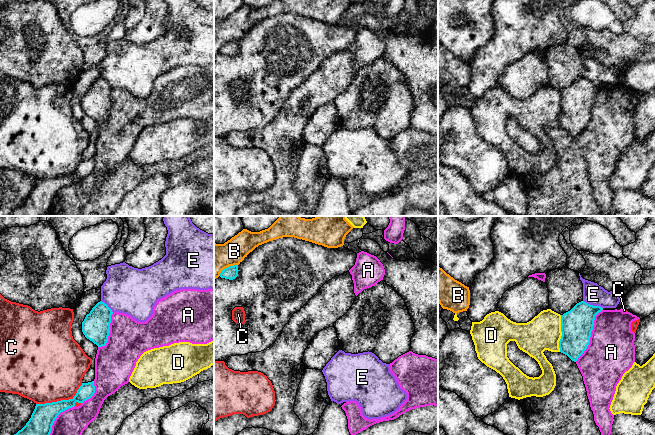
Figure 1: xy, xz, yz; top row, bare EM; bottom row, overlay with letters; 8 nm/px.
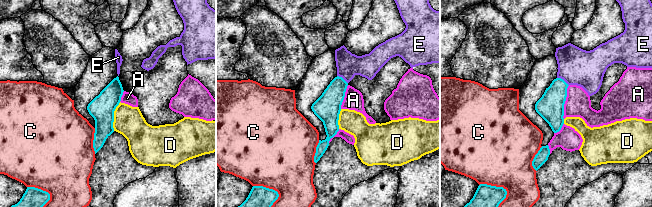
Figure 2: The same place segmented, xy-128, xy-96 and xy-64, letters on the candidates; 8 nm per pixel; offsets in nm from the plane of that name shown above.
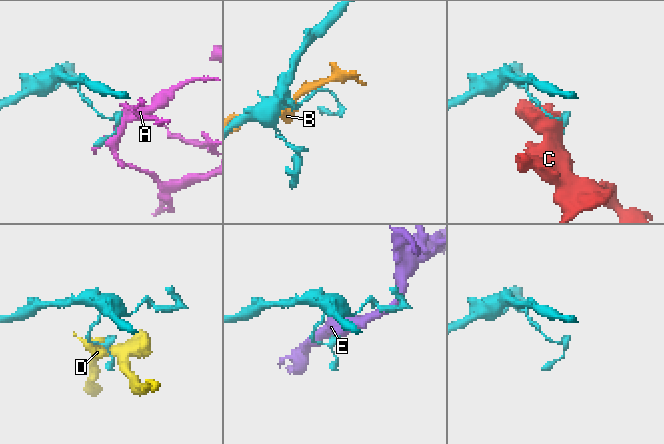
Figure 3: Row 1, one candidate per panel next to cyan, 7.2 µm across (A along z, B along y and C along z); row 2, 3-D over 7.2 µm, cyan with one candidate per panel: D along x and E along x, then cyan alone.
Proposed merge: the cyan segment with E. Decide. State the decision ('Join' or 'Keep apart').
Keep apart

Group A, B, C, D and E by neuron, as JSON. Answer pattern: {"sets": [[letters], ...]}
{"sets": [["A"], ["B"], ["C"], ["D"], ["E"]]}

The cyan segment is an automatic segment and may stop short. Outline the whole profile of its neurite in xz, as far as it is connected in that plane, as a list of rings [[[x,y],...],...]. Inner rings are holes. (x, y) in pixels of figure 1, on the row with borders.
[[[238,265],[229,266],[220,273],[221,278],[233,280],[238,276]]]

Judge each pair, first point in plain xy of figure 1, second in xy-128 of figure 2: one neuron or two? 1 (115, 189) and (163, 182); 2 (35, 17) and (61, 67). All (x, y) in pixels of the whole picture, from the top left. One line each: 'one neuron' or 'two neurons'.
1: two neurons
2: one neuron

